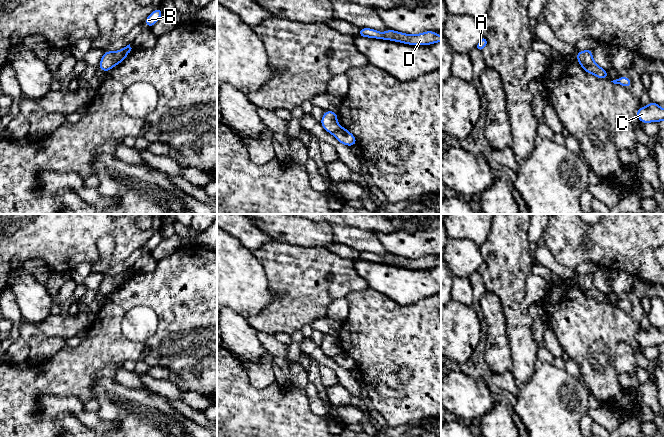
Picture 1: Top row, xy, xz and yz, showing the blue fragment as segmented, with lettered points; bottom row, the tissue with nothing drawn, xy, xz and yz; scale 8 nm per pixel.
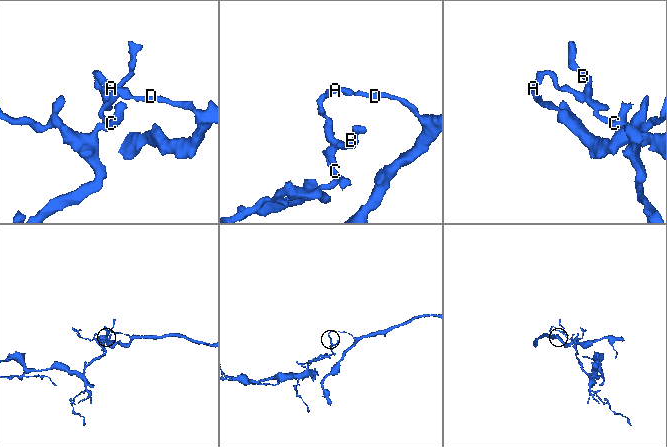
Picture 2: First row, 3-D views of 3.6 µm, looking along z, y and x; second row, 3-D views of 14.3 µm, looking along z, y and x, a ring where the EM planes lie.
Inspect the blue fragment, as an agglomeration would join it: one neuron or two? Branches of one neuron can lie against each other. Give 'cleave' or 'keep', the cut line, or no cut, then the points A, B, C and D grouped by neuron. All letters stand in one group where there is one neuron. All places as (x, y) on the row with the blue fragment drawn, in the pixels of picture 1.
cleave; cut in xy along (113, 53), (115, 64); A D / B C

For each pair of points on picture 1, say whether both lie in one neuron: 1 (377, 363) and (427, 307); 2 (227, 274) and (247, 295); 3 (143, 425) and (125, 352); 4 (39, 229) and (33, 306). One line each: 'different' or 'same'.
1: same
2: same
3: different
4: different

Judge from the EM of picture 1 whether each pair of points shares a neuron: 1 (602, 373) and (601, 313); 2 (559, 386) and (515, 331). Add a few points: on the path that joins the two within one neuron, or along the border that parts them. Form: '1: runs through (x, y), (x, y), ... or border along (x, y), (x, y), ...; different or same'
1: runs through (601, 358), (601, 328); same
2: border along (538, 362), (533, 376), (525, 382); different

